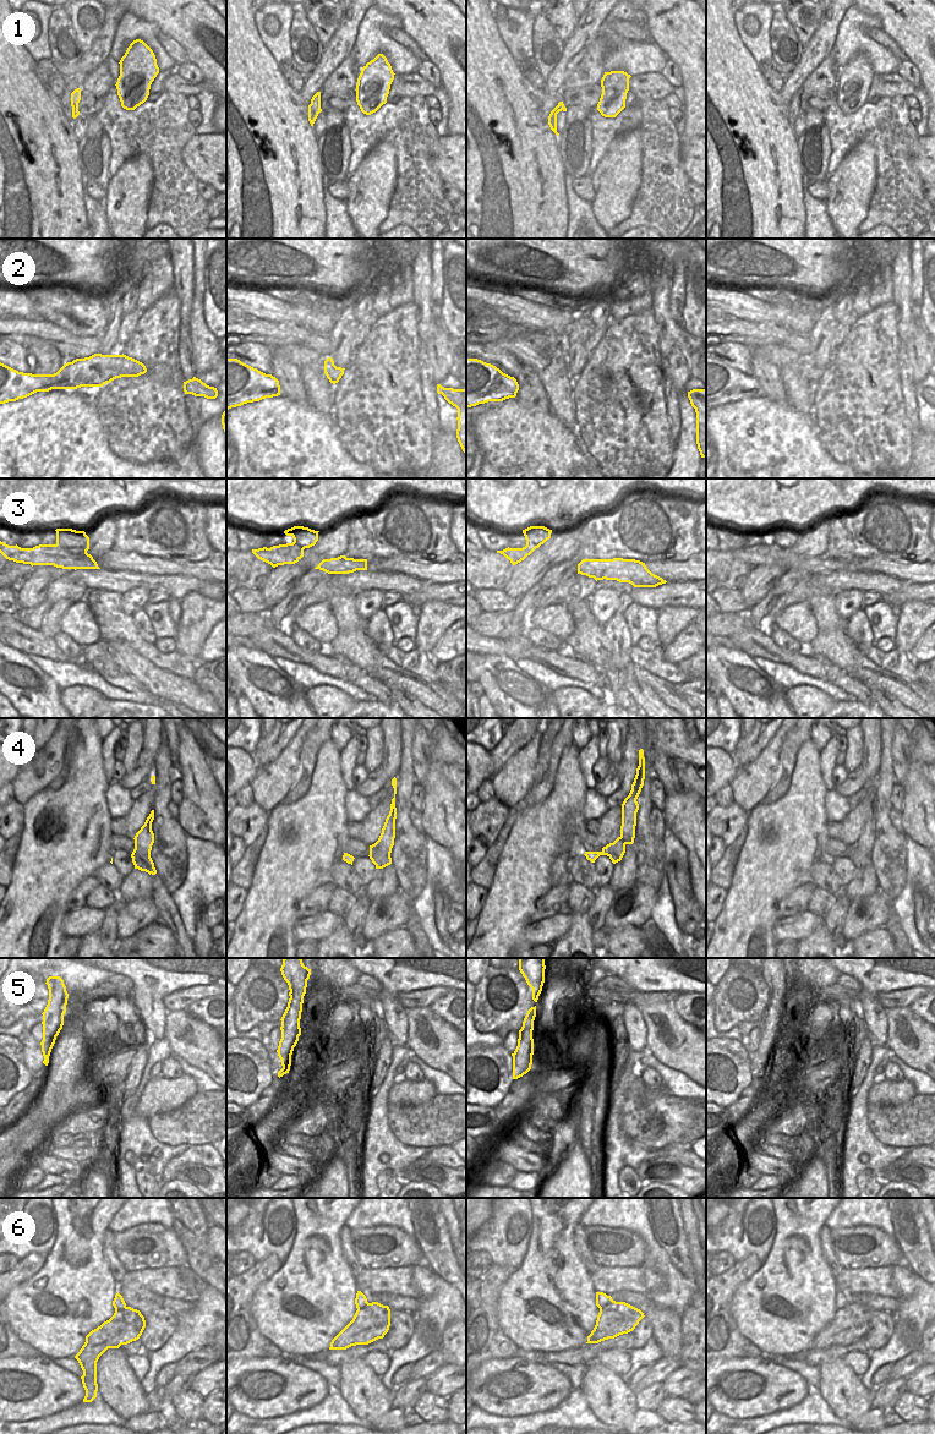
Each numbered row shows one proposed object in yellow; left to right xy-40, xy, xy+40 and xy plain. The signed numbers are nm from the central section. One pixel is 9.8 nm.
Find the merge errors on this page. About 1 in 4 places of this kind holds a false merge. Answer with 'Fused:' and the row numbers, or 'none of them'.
Fused: 3, 4, 5, 6

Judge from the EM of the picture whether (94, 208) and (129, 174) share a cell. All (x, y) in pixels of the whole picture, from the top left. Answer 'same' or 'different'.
different

